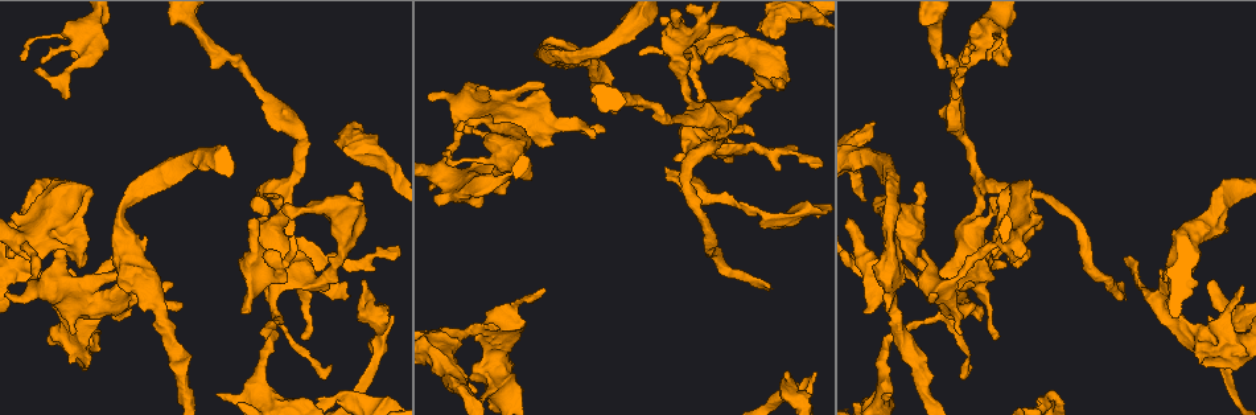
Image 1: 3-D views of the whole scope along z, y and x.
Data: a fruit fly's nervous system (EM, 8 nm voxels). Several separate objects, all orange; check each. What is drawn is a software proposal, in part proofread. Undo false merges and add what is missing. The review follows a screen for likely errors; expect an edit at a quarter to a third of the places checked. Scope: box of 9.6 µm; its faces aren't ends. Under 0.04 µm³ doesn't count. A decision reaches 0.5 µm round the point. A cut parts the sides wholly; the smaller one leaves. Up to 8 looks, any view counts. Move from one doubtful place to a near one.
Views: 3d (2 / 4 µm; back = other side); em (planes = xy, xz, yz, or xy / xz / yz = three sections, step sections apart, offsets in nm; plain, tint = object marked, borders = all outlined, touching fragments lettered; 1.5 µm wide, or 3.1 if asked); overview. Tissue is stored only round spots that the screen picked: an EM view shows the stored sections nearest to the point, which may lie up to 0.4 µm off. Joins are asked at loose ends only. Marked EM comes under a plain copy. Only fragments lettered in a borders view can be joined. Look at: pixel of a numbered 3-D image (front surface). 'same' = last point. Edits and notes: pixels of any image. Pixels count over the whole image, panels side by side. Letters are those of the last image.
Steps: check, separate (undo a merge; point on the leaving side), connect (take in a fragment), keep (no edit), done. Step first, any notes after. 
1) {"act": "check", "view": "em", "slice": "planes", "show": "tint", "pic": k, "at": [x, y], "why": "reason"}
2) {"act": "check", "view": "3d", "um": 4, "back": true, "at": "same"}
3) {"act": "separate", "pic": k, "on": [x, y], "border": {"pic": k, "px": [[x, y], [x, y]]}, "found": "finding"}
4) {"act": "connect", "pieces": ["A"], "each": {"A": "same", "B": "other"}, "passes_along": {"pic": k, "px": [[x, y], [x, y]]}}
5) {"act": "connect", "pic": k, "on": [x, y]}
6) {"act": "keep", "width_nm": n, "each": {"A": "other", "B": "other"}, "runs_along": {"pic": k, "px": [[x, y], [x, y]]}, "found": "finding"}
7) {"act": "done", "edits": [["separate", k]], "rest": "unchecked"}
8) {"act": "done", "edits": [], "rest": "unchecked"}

{"act": "check", "view": "em", "slice": "planes", "show": "borders", "pic": 1, "at": [549, 141], "why": "an open end"}

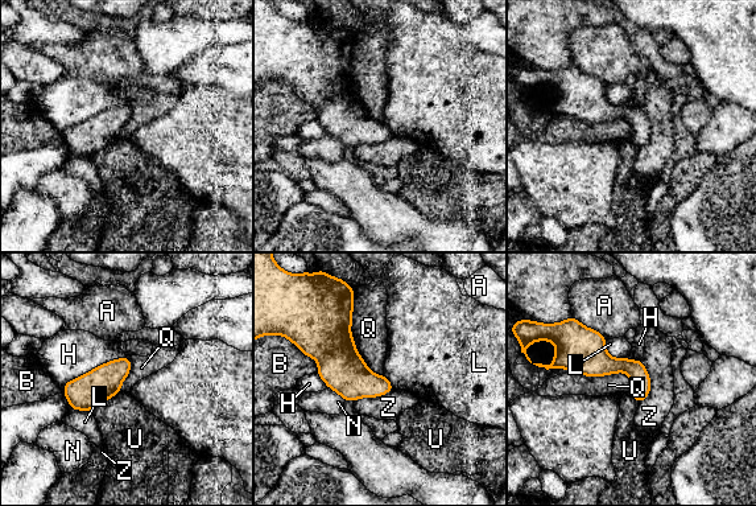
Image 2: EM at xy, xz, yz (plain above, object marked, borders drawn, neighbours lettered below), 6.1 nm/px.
{"act": "keep", "each": {"A": "other", "B": "other", "H": "other", "L": "other", "N": "other", "Q": "other", "U": "other", "Z": "other"}, "border": {"pic": 2, "px": [[352, 292], [355, 349], [383, 375]]}, "found": "no lettered fragment goes on from it"}

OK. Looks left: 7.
{"act": "check", "view": "3d", "um": 4, "pic": 1, "at": [640, 56], "why": "free end"}

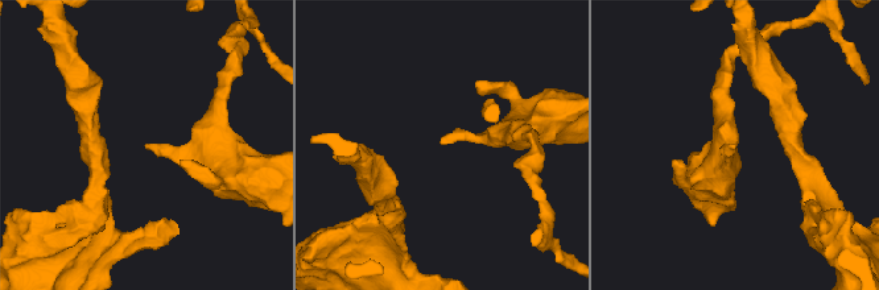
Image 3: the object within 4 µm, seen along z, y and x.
{"act": "check", "view": "em", "slice": "yz", "step": 8, "show": "tint", "pic": 3, "at": [145, 144]}

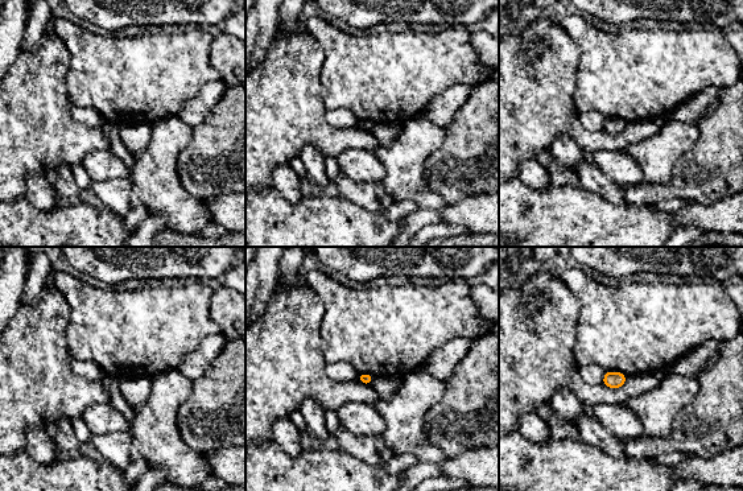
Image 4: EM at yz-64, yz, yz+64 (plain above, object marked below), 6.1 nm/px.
{"act": "check", "view": "em", "slice": "planes", "show": "borders", "at": "same", "why": "another direction"}

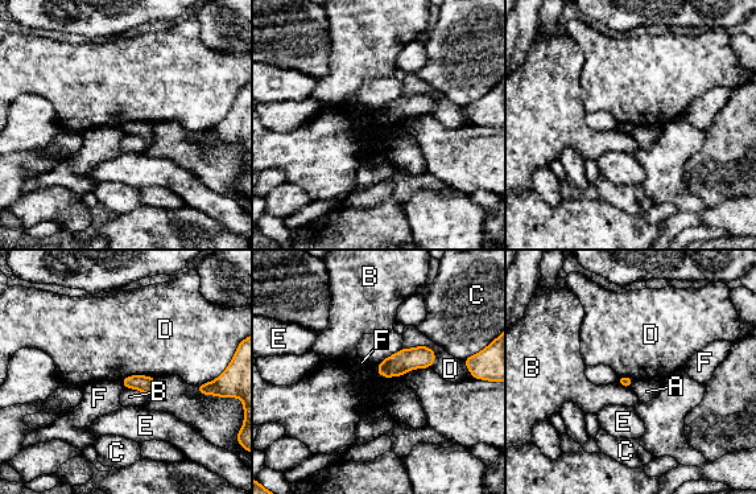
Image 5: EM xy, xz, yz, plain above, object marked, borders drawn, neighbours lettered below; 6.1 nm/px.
{"act": "keep", "each": {"A": "other", "B": "other", "C": "other", "D": "other", "E": "other", "F": "other"}, "border": {"pic": 5, "px": [[403, 348], [429, 346], [436, 359]]}, "found": "none of them fits"}

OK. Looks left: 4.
{"act": "check", "view": "3d", "um": 2, "back": true, "pic": 1, "at": [350, 400], "why": "calibre changes"}

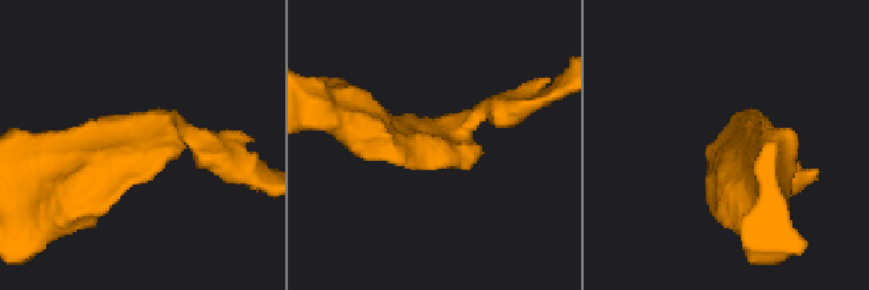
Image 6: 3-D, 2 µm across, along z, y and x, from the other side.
{"act": "check", "view": "em", "slice": "xy", "step": 4, "show": "tint", "pic": 6, "at": [730, 140]}

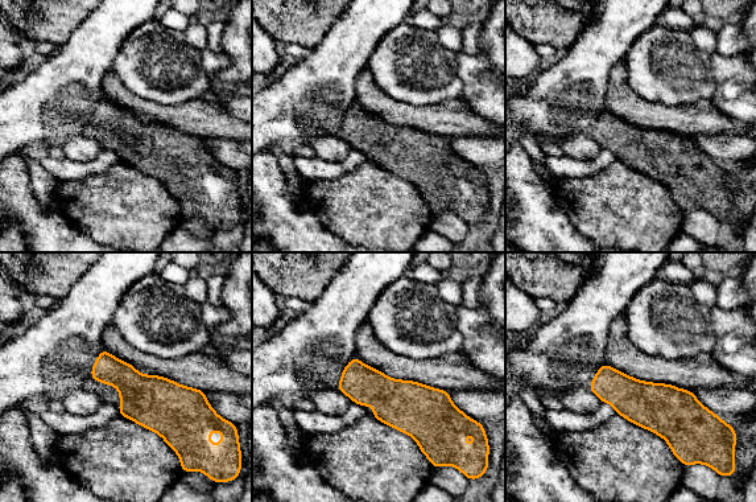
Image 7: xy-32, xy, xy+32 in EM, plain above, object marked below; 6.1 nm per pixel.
{"act": "check", "view": "em", "slice": "planes", "show": "borders", "at": "same", "why": "another direction"}

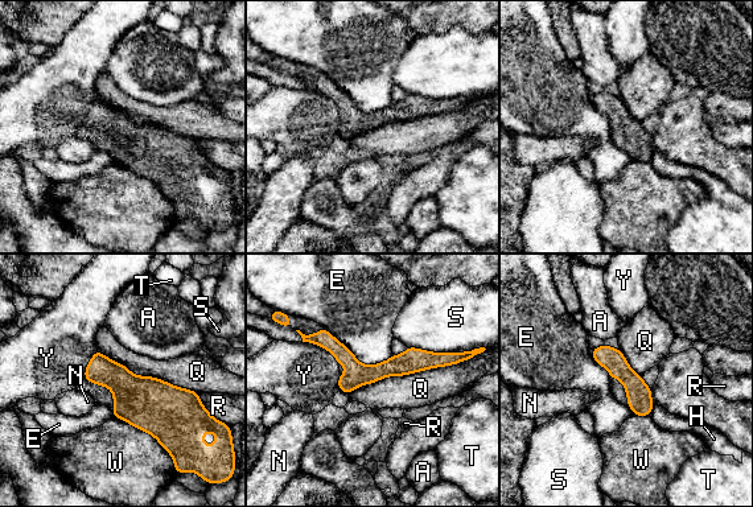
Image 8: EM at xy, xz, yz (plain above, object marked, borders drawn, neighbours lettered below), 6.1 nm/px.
{"act": "keep", "width_nm": 140, "each": {"A": "other", "E": "other", "H": "other", "N": "other", "Q": "other", "R": "other", "S": "other", "T": "other", "W": "other", "Y": "other"}, "border": {"pic": 8, "px": [[461, 361], [387, 375], [349, 394]]}, "found": "continuous, no second cell"}

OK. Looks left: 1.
{"act": "done", "edits": [], "rest": "unchecked"}

